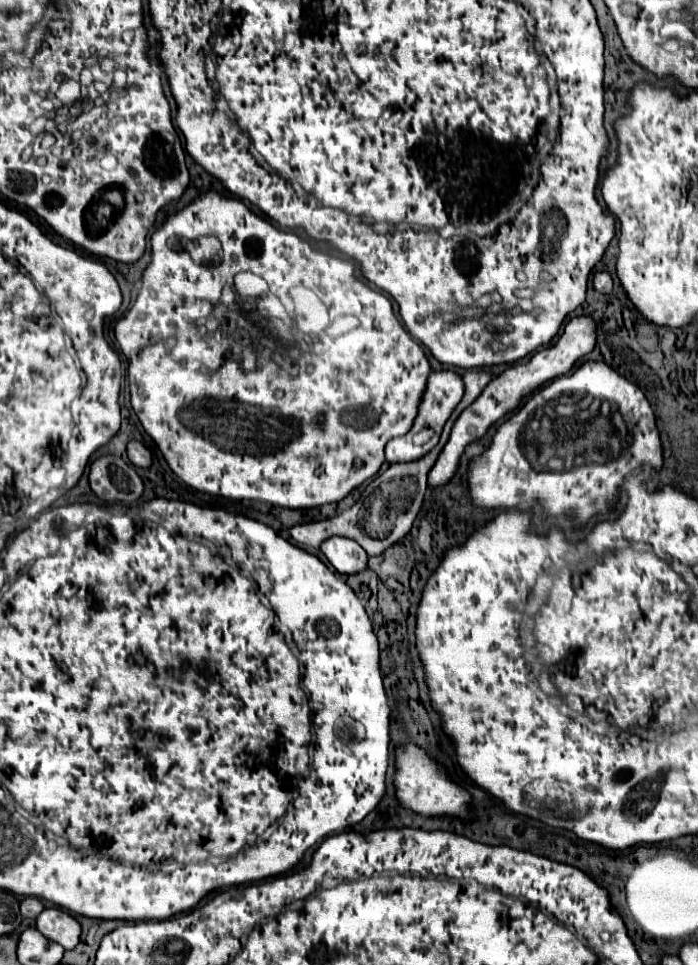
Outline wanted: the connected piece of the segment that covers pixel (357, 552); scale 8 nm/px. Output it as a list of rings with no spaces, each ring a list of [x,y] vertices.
[[[331,537],[321,545],[321,551],[329,559],[329,563],[341,575],[353,575],[367,569],[367,553],[347,537]]]

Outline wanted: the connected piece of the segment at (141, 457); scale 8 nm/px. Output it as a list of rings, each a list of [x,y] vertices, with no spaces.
[[[139,441],[127,443],[127,457],[135,467],[149,467],[151,465],[151,453],[145,449]]]

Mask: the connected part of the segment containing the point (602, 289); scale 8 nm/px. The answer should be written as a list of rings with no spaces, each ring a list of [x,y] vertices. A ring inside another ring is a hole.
[[[597,271],[597,273],[593,275],[593,287],[595,287],[595,291],[599,291],[599,293],[611,293],[611,289],[613,289],[613,279],[611,279],[611,275],[605,273],[605,271]]]

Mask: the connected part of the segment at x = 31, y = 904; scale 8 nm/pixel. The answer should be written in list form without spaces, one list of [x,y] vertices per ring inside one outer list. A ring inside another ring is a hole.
[[[25,897],[25,899],[21,899],[21,915],[25,919],[35,919],[43,909],[45,909],[45,905],[37,897]]]

